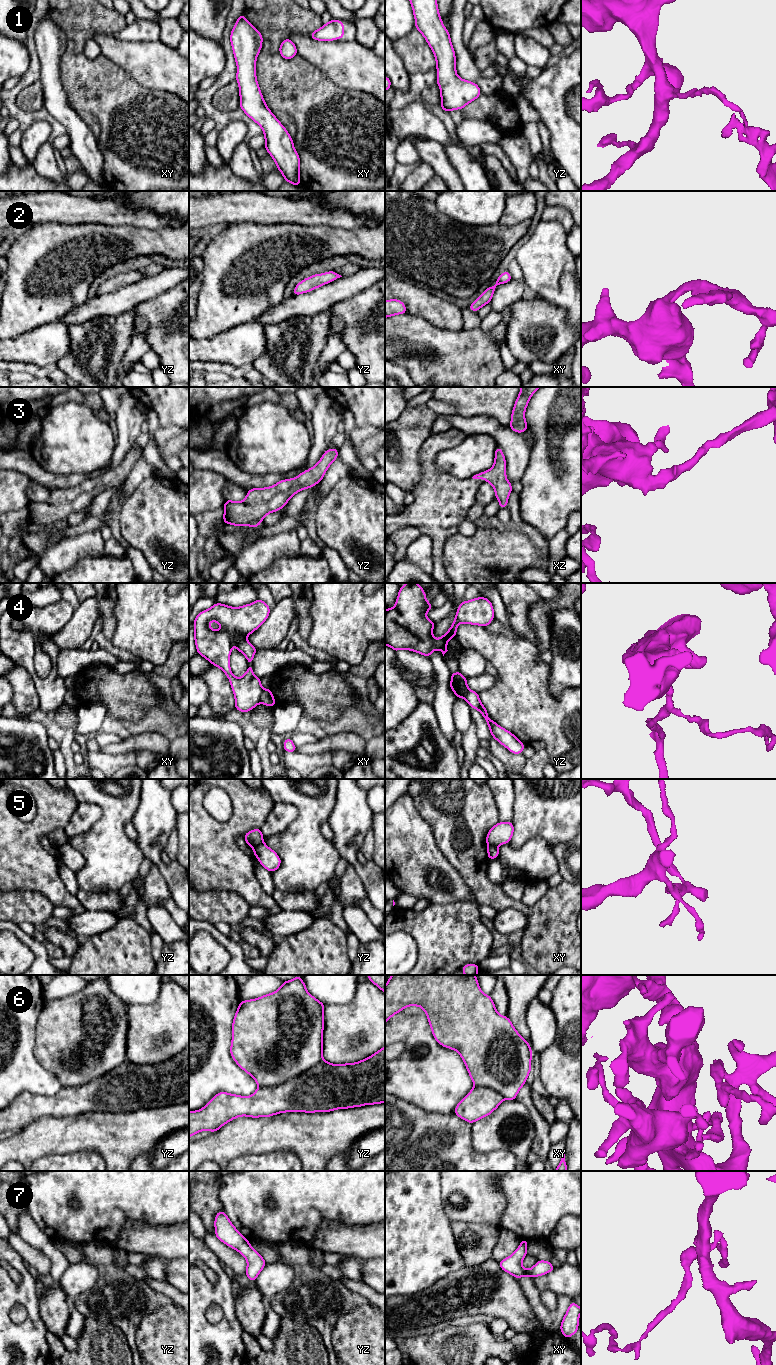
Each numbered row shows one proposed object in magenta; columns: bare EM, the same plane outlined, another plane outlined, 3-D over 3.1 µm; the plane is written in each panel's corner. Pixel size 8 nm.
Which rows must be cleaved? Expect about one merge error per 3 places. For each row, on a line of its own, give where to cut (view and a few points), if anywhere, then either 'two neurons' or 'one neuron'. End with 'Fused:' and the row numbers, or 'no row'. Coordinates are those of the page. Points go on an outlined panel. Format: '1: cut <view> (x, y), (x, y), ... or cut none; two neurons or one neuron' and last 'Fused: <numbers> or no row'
1: cut none; one neuron
2: cut none; one neuron
3: cut none; one neuron
4: cut xy (264, 689), (259, 702); two neurons
5: cut yz (262, 841), (253, 847); two neurons
6: cut none; one neuron
7: cut none; one neuron
Fused: 4, 5

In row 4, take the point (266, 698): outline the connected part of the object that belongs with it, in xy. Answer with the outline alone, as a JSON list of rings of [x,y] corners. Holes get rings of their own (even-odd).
[[[264,689],[260,697],[260,703],[267,705],[269,707],[274,707],[276,705],[276,701],[273,697],[271,689]]]

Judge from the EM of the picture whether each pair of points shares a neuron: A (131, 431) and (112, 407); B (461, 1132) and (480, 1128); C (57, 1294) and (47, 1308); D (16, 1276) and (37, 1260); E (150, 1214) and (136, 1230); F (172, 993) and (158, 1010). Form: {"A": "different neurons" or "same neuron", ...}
{"A": "different neurons", "B": "different neurons", "C": "same neuron", "D": "different neurons", "E": "different neurons", "F": "same neuron"}

